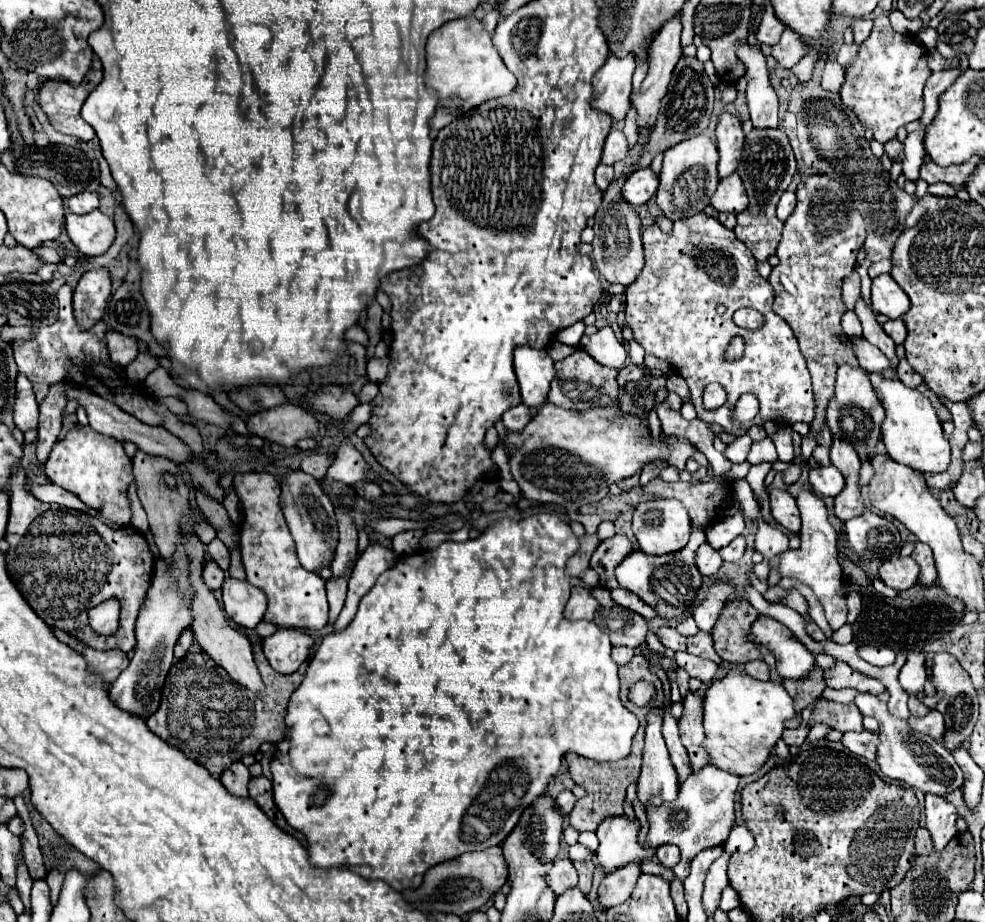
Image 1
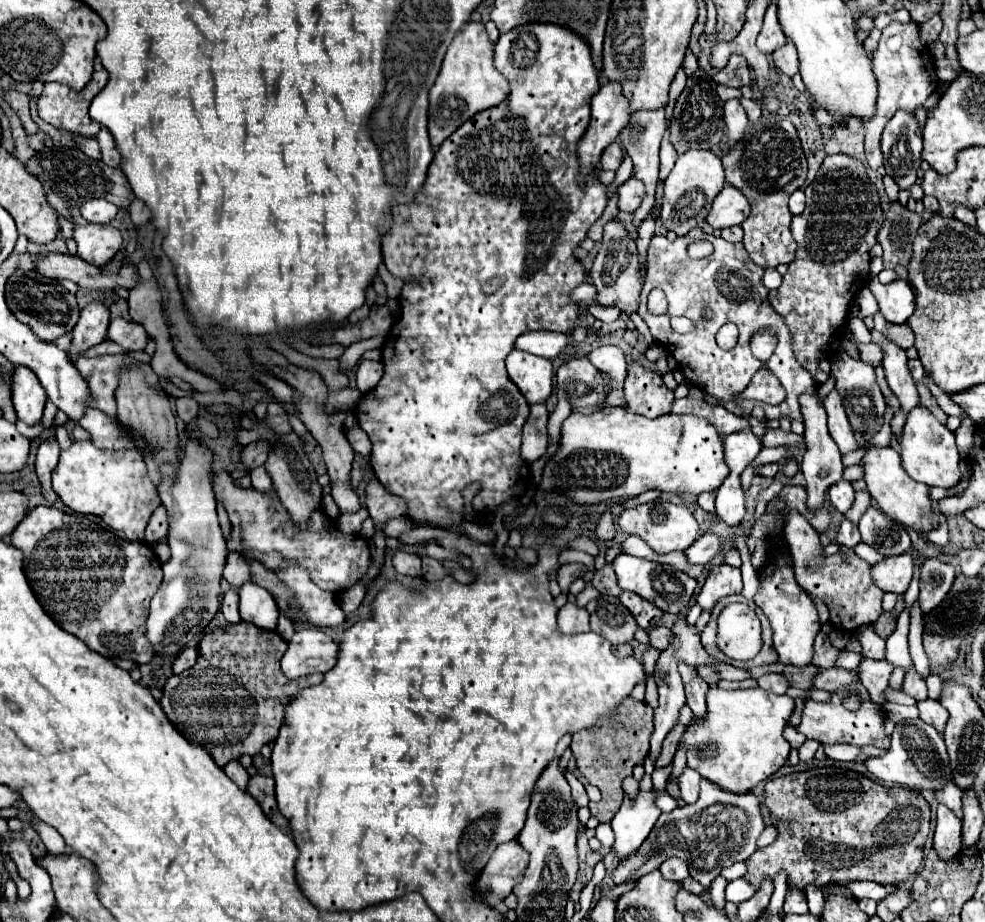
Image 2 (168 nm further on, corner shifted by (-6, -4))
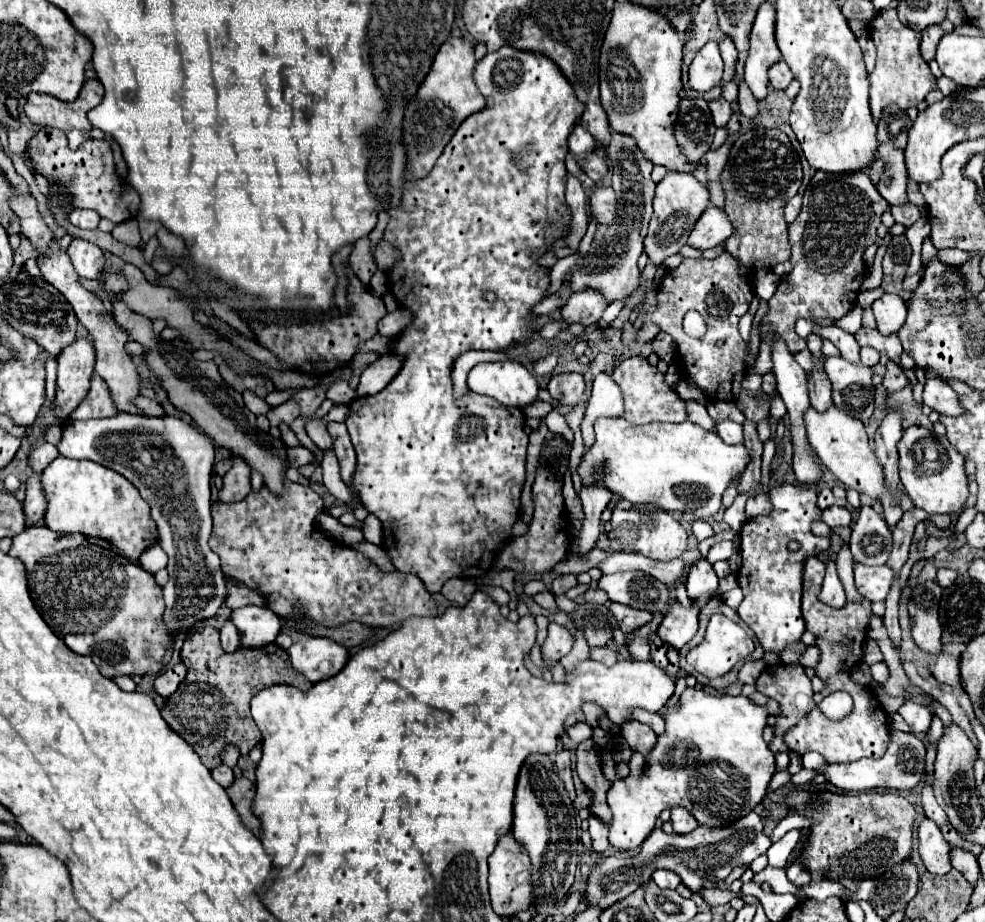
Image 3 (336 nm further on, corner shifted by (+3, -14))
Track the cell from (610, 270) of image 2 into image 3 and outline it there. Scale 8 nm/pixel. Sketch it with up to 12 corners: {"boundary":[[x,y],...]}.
{"boundary":[[580,289],[562,307],[566,323],[588,327],[602,317],[608,299],[600,291]]}

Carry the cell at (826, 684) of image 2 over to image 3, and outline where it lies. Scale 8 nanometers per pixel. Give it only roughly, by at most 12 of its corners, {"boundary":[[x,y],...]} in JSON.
{"boundary":[[800,665],[766,667],[756,689],[780,703],[770,749],[788,751],[782,735],[814,705]]}

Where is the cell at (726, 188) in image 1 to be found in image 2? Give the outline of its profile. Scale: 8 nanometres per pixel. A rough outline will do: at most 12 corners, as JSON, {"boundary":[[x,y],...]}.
{"boundary":[[729,183],[707,215],[713,229],[741,225],[749,203]]}

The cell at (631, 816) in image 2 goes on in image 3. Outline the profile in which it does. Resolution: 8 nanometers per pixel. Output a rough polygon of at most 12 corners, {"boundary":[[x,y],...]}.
{"boundary":[[686,687],[640,779],[612,783],[610,845],[664,809],[718,827],[776,773],[764,705]]}

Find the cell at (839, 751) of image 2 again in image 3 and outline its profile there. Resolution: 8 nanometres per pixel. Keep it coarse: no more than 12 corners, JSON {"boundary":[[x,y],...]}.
{"boundary":[[804,753],[806,769],[824,769],[828,761],[820,753]]}

